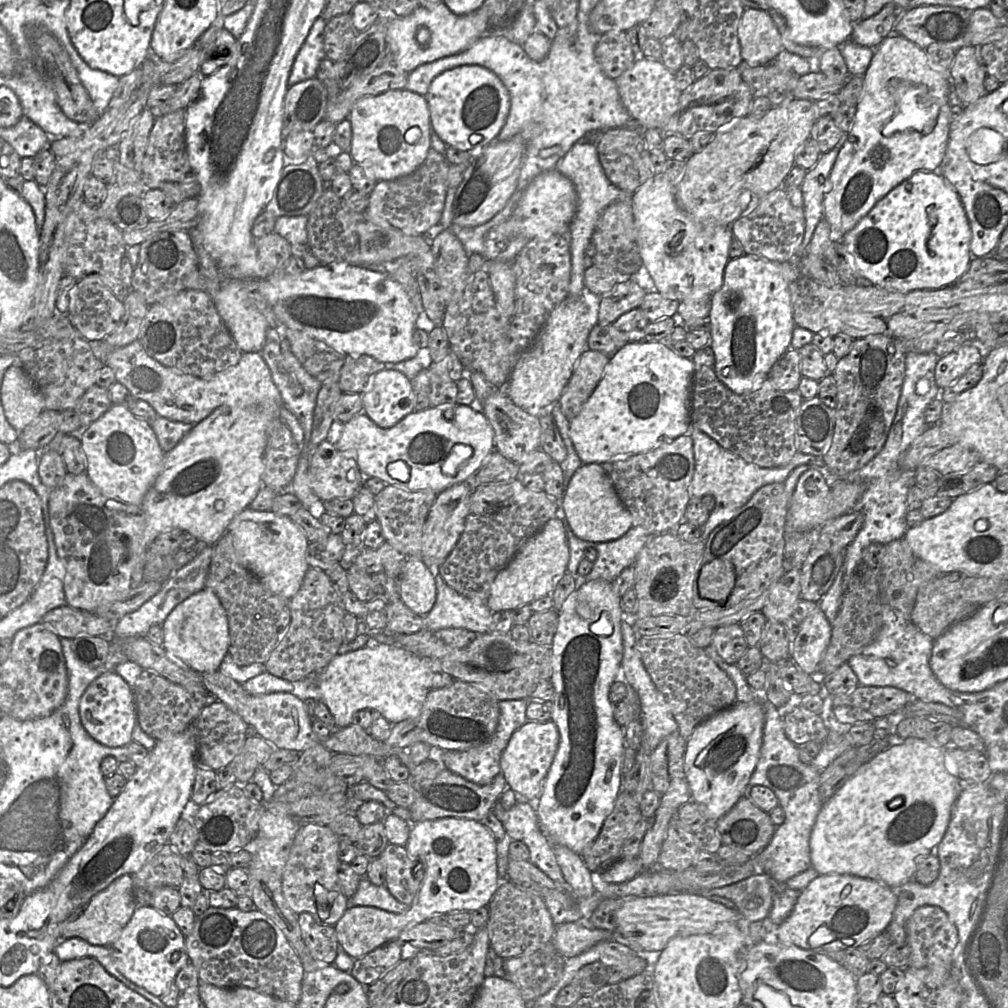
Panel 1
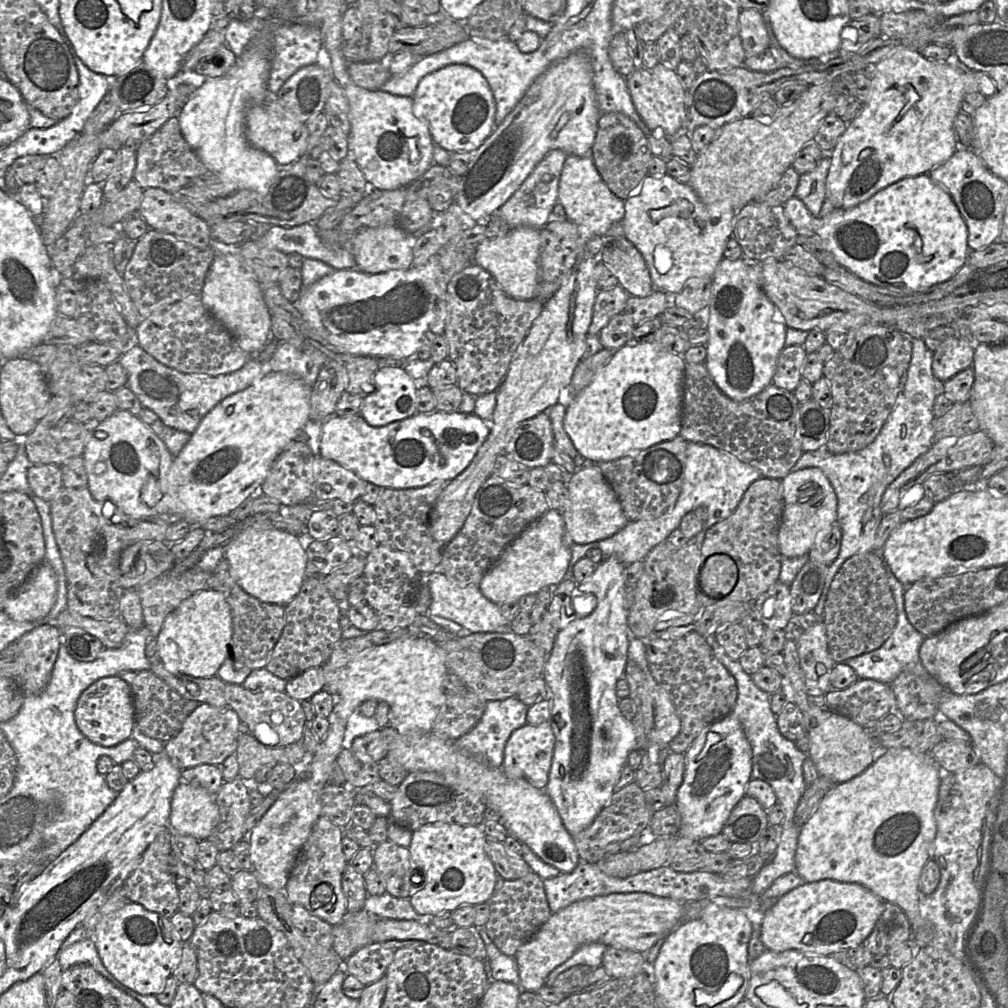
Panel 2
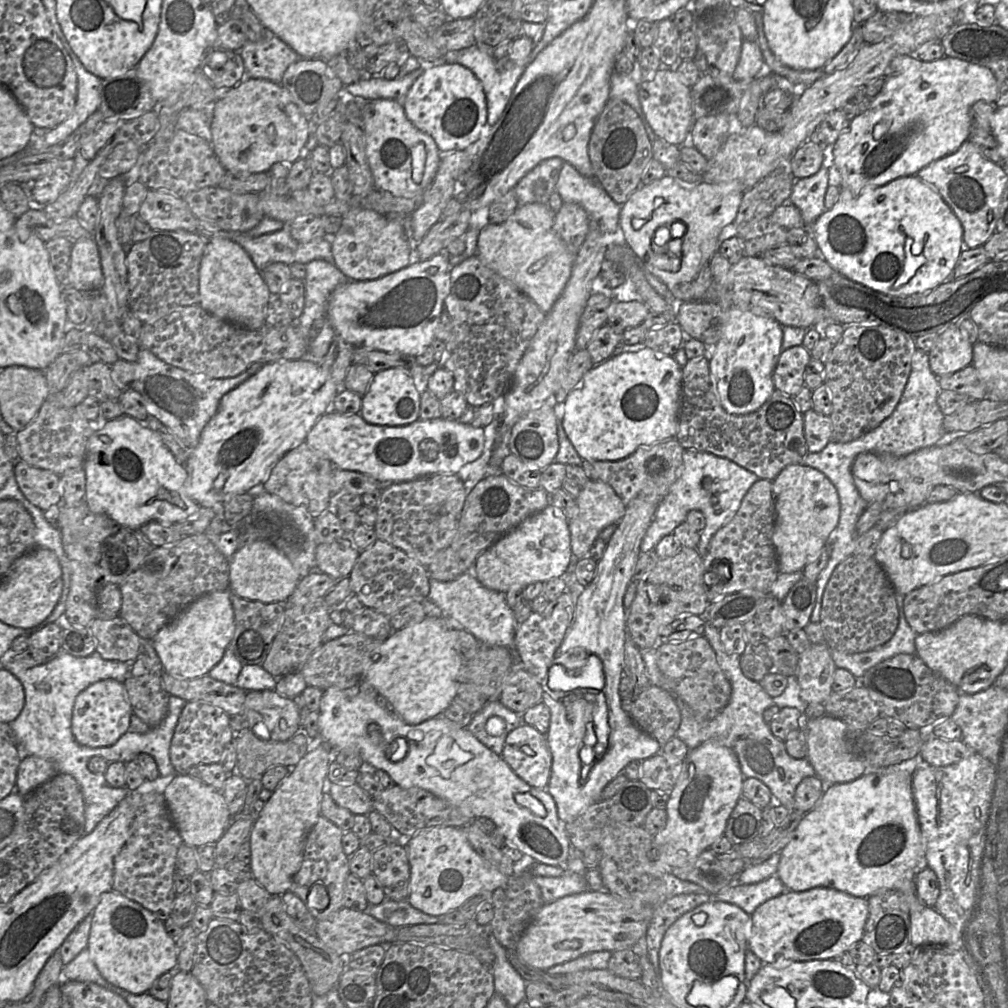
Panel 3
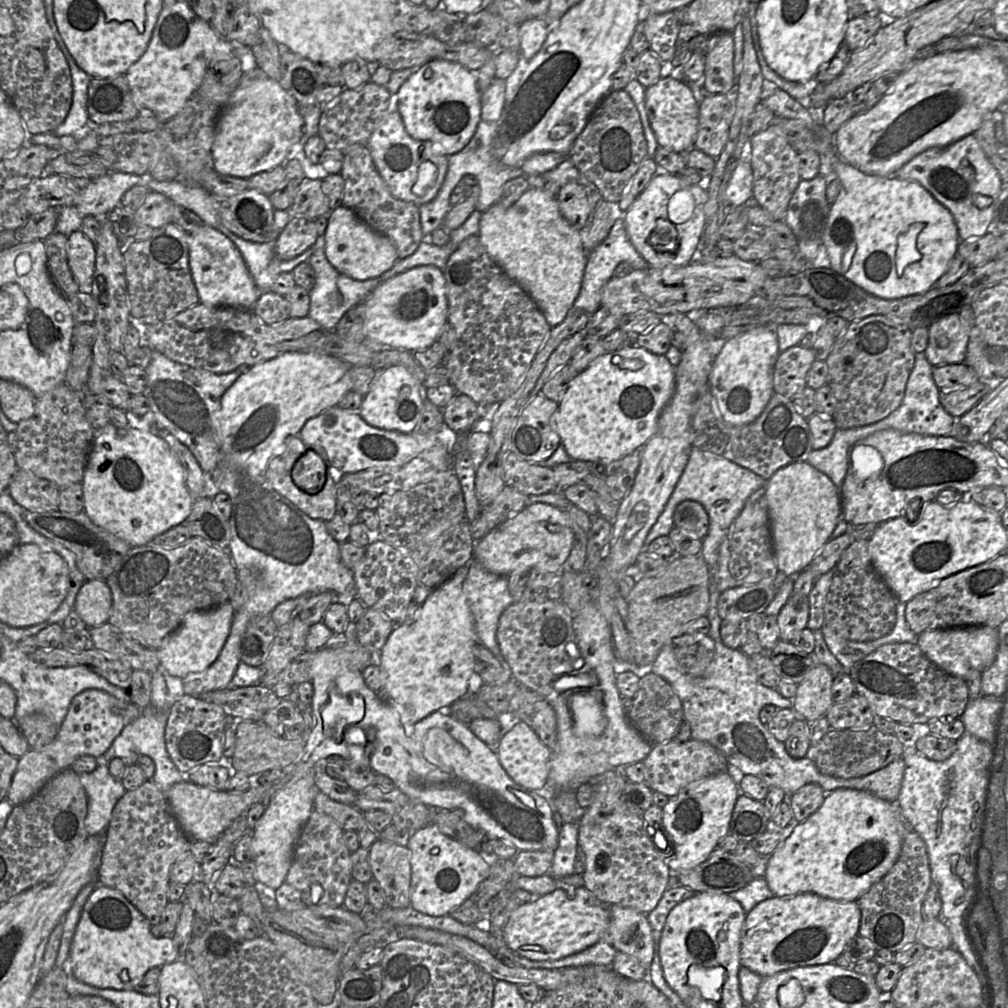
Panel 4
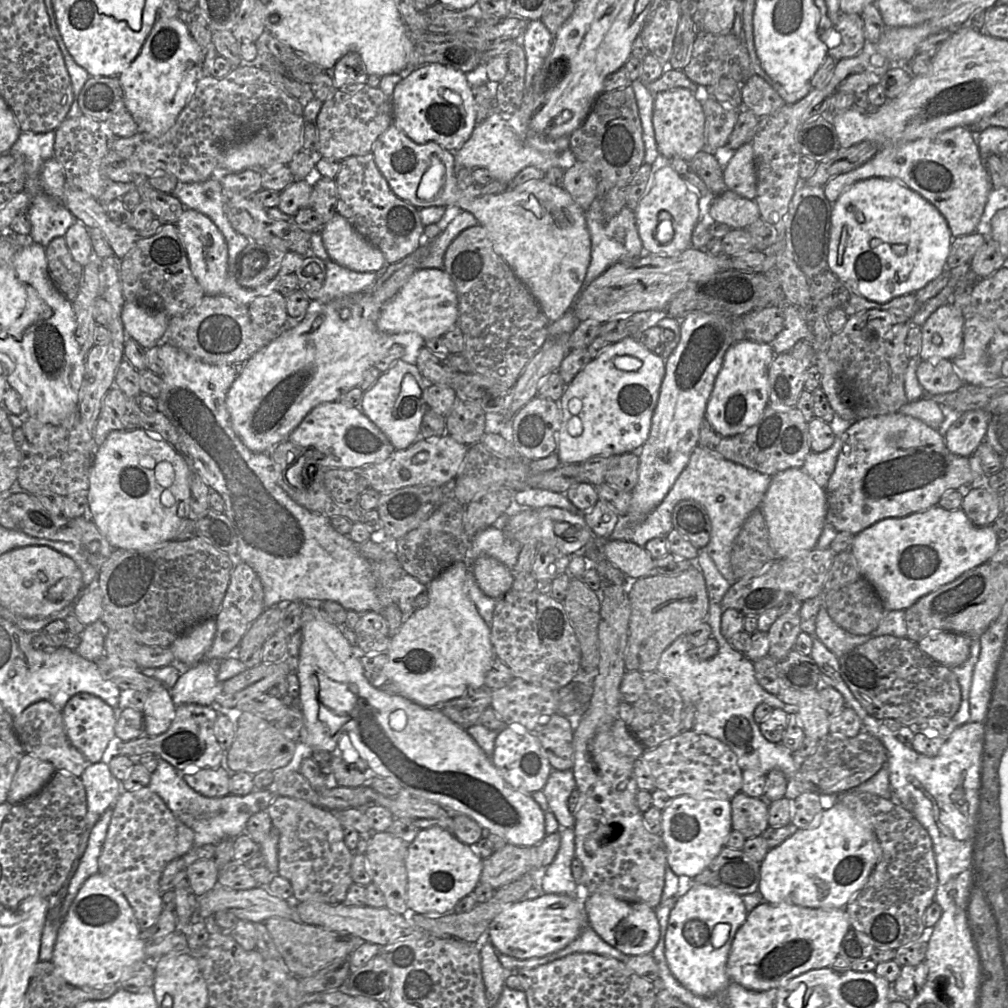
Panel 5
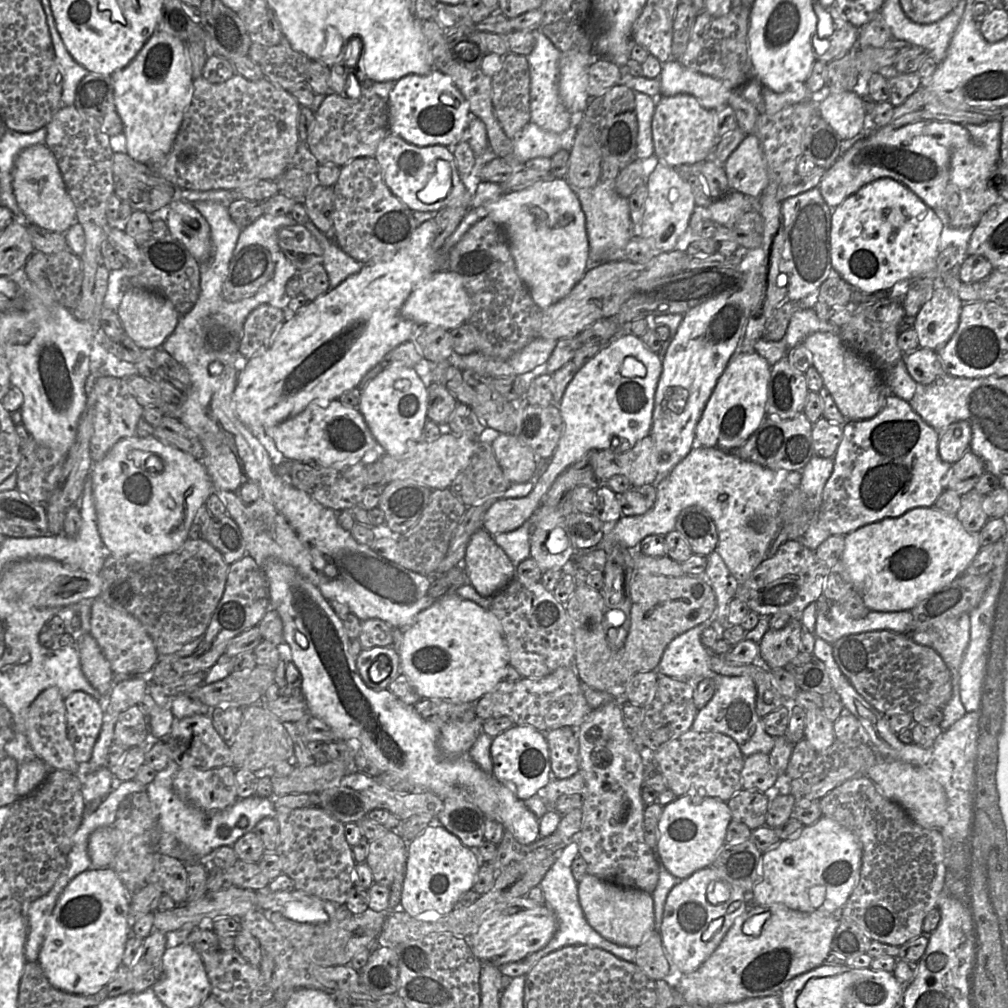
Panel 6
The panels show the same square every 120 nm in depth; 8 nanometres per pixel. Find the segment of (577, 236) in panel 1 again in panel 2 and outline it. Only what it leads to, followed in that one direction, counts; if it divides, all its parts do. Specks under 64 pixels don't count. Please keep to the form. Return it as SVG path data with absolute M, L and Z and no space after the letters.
M568 155L560 176L558 199L568 219L578 228L577 263L581 258L593 256L586 251L588 240L594 235L605 236L612 224L622 221L625 213L625 200L617 197L607 187L590 155Z

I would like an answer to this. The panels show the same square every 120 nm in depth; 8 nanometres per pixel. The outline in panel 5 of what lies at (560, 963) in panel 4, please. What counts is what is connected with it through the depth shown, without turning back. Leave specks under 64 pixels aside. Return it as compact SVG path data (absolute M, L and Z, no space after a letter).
M586 924L580 934L565 948L557 951L561 957L572 953L590 952L610 956L625 963L628 955L605 942L589 924Z

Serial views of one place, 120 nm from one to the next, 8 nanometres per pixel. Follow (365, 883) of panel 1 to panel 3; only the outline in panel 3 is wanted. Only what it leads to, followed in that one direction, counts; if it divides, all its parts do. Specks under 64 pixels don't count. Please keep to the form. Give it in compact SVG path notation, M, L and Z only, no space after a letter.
M385 898L380 904L369 905L368 913L377 920L393 927L436 924L440 921L439 917L426 914L414 908L407 899L394 901Z

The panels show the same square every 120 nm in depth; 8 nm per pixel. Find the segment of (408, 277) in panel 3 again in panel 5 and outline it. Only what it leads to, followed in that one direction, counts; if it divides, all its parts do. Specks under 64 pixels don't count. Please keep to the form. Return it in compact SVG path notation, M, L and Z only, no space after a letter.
M419 269L381 309L377 328L386 334L415 332L425 340L443 337L457 325L458 298L455 284L445 269Z

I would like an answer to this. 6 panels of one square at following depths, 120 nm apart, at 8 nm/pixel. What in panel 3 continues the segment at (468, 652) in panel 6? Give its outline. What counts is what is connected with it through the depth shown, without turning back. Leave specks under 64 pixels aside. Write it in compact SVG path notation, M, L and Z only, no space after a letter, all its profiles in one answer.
M426 616L419 623L391 632L364 680L390 702L391 708L407 724L417 725L443 713L451 704L461 684L458 681L461 666L462 660L457 652L457 629L448 624L447 617Z

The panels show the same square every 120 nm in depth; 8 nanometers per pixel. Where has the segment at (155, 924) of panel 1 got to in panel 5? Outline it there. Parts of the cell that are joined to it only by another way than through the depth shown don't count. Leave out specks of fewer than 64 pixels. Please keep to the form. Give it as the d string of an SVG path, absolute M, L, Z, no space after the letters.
M98 872L84 882L68 909L57 934L51 962L67 983L101 988L122 982L125 970L138 961L155 962L170 952L188 951L187 934L183 931L175 930L158 944L145 944L140 932L127 898Z

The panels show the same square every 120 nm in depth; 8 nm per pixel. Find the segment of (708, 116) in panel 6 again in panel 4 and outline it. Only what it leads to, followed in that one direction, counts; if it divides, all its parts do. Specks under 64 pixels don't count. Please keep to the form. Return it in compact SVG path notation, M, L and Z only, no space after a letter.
M671 74L645 90L646 113L659 146L678 153L694 147L698 131L699 97L686 81L681 75Z

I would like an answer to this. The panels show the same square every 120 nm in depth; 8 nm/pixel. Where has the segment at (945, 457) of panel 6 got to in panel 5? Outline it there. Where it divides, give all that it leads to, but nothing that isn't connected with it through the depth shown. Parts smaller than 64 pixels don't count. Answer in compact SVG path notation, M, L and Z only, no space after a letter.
M979 408L961 413L944 435L948 450L955 455L971 456L985 440L988 423L989 413L985 409Z

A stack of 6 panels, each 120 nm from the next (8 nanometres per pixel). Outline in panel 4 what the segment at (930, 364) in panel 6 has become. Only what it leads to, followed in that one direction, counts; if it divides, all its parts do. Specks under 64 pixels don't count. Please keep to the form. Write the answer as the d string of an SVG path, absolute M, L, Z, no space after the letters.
M965 363L933 367L932 375L940 391L968 388L980 380L974 369Z

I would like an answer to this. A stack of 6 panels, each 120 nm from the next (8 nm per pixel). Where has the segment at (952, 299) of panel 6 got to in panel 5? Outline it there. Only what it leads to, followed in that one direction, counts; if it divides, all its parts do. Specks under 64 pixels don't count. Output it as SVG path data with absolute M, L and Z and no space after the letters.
M946 303L937 308L921 326L919 357L922 360L957 357L962 350L963 327L964 316L954 304Z

